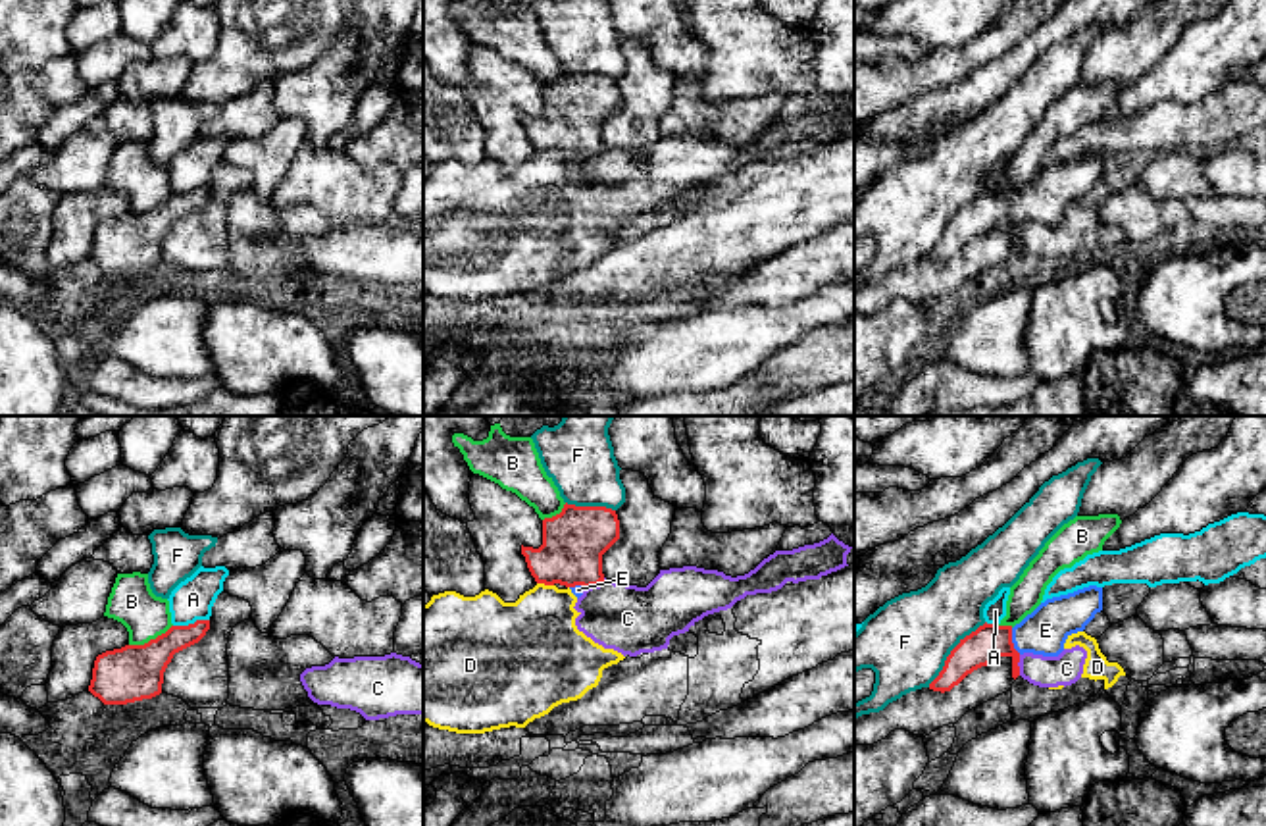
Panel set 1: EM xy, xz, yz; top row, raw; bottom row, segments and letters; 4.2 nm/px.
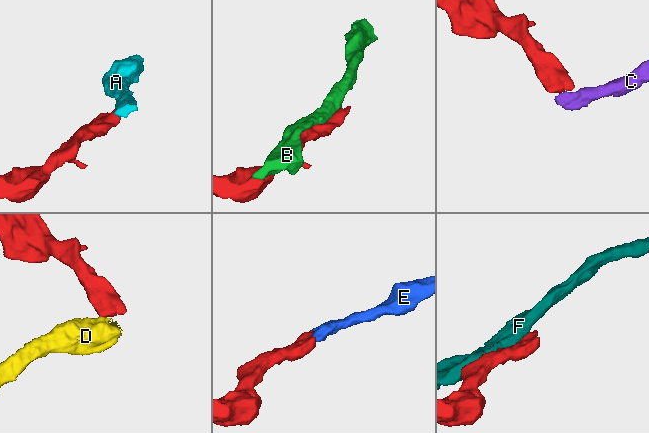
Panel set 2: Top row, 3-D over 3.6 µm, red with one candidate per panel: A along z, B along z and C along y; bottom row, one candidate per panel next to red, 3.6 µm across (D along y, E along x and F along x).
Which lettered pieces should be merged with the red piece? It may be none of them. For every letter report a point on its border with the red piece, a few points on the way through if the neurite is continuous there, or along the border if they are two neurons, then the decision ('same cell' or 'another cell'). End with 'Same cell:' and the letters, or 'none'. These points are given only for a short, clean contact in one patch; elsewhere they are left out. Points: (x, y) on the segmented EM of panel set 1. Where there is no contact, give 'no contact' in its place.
A: meets red in xy at (191, 624); border along xy (208, 619), (174, 626); another cell
B: meets red in xy at (151, 640); another cell
C: meets red in xz at (595, 584); border along xz (605, 578), (585, 588); another cell
D: meets red in xz at (545, 584); border along xz (537, 582), (553, 586); another cell
E: meets red in yz at (1011, 642); runs through yz (989, 642), (1011, 642), (1045, 630); same cell
F: meets red in yz at (951, 651); another cell
Same cell: E

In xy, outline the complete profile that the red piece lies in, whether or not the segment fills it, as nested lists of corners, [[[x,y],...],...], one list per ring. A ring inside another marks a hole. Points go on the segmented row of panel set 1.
[[[210,620],[171,626],[144,645],[125,645],[96,657],[89,691],[104,705],[127,705],[162,693],[164,672],[173,655],[198,643]]]

